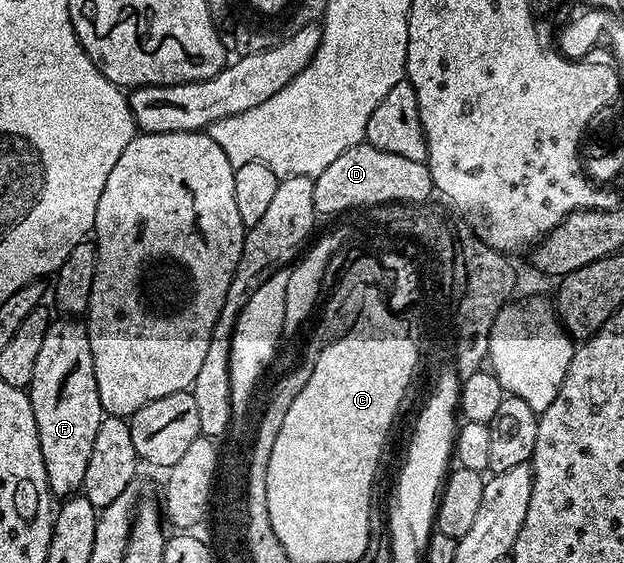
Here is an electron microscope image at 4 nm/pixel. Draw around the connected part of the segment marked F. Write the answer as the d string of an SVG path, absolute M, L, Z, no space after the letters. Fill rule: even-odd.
M55 320L47 327L45 341L41 343L33 364L29 393L51 493L55 496L74 495L85 480L89 452L93 452L93 439L97 437L97 428L101 428L105 417L101 396L97 392L93 352L82 321Z

